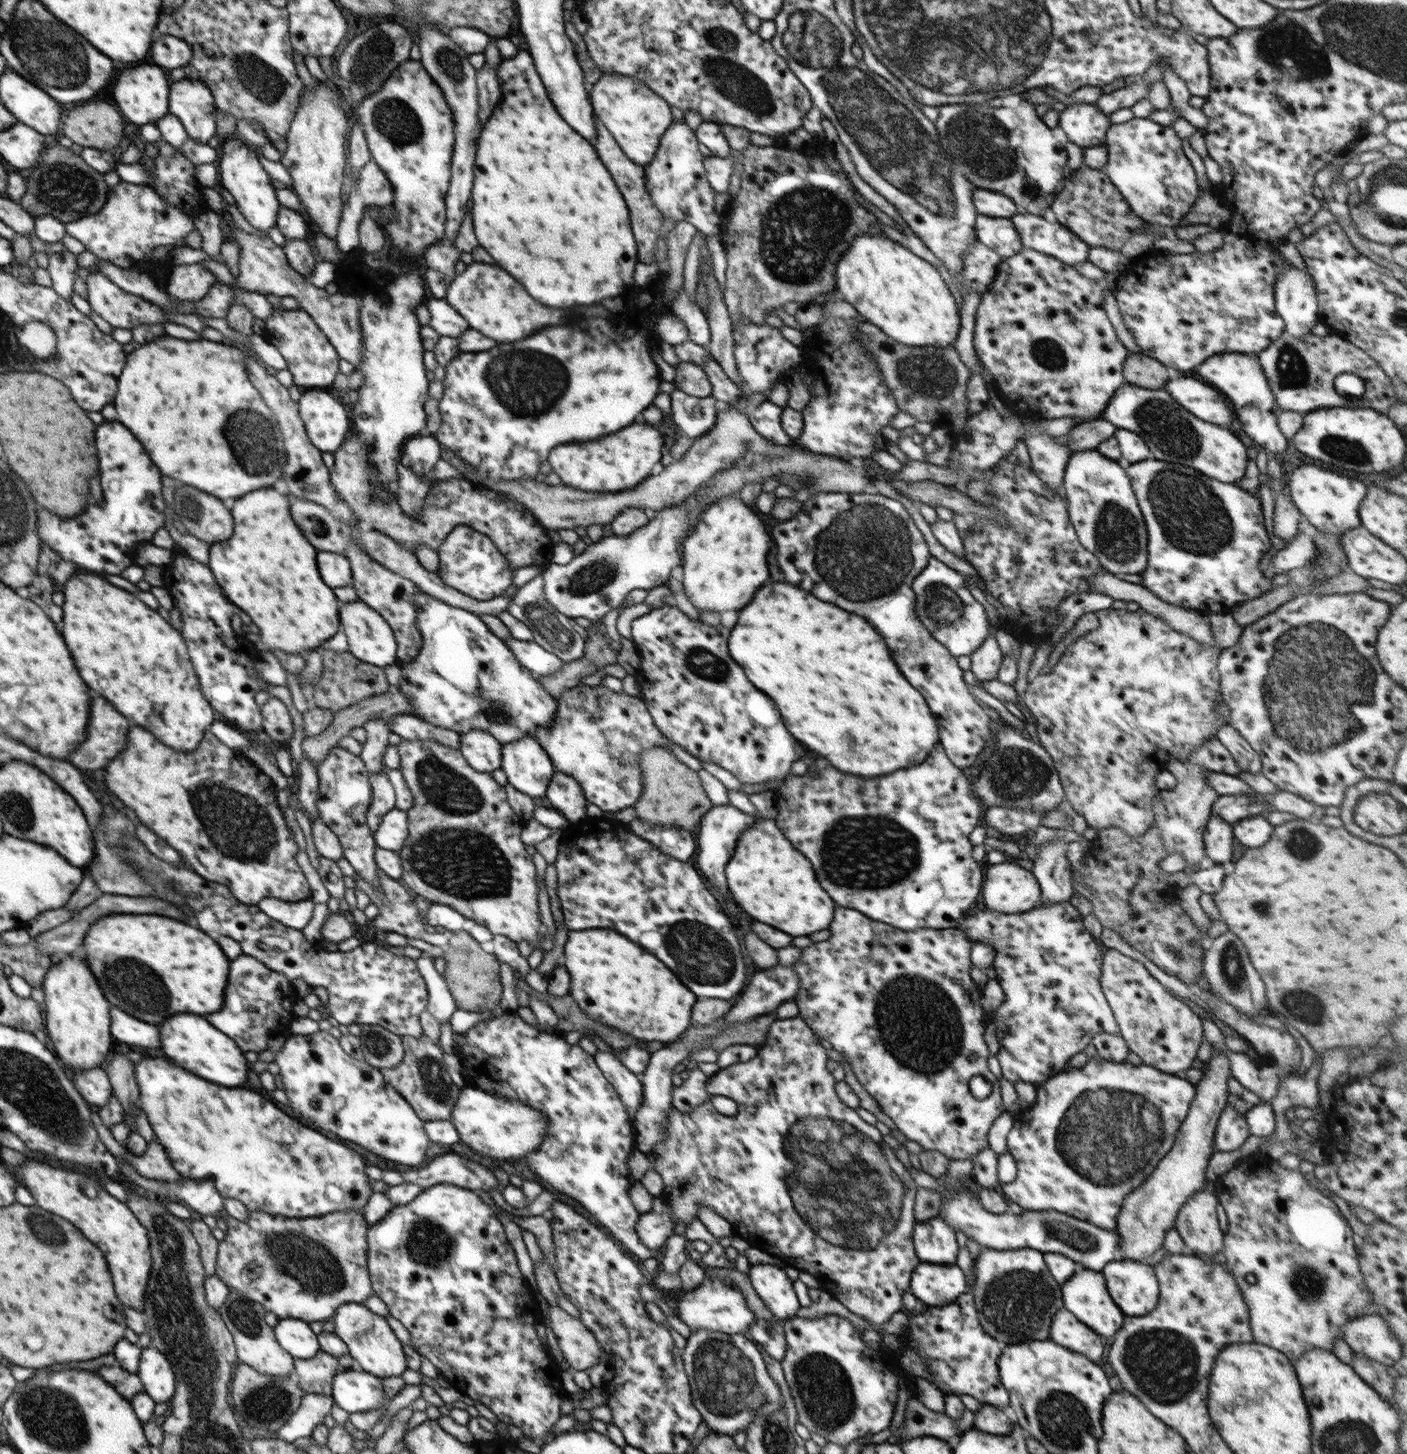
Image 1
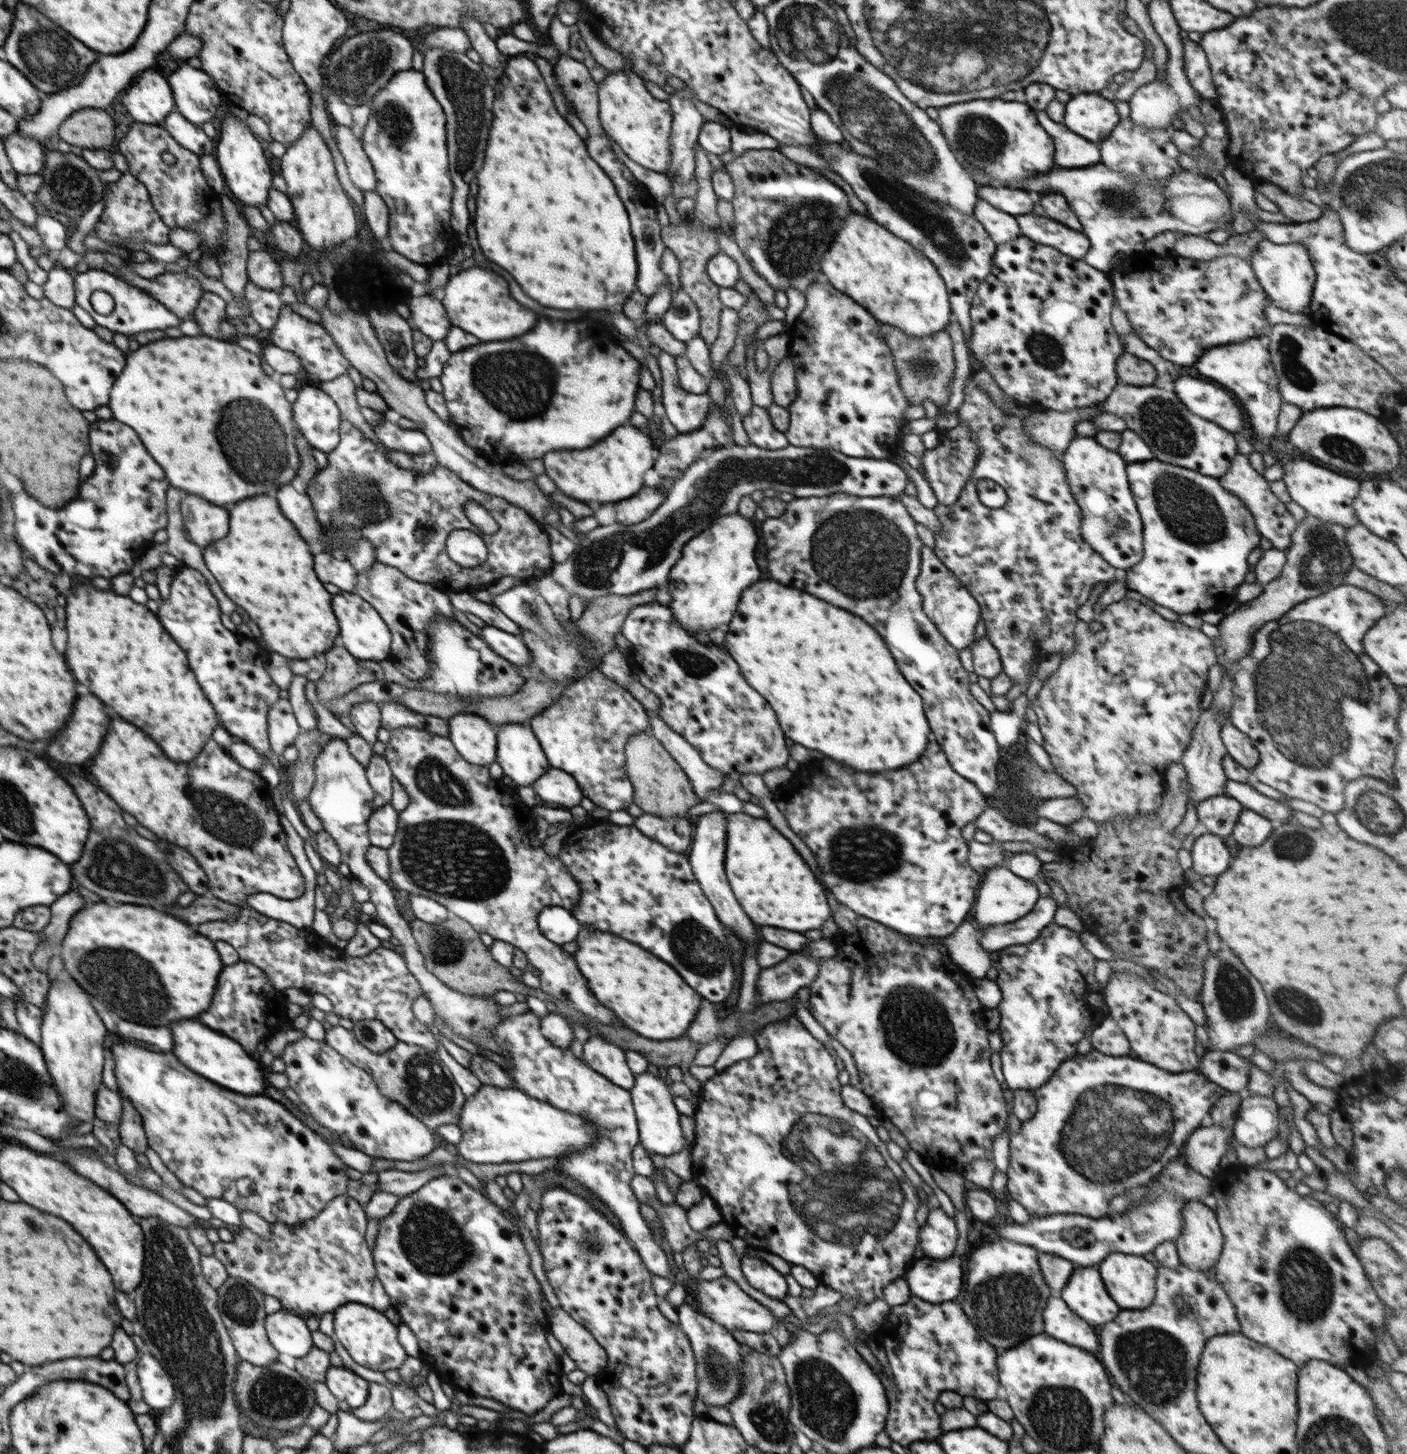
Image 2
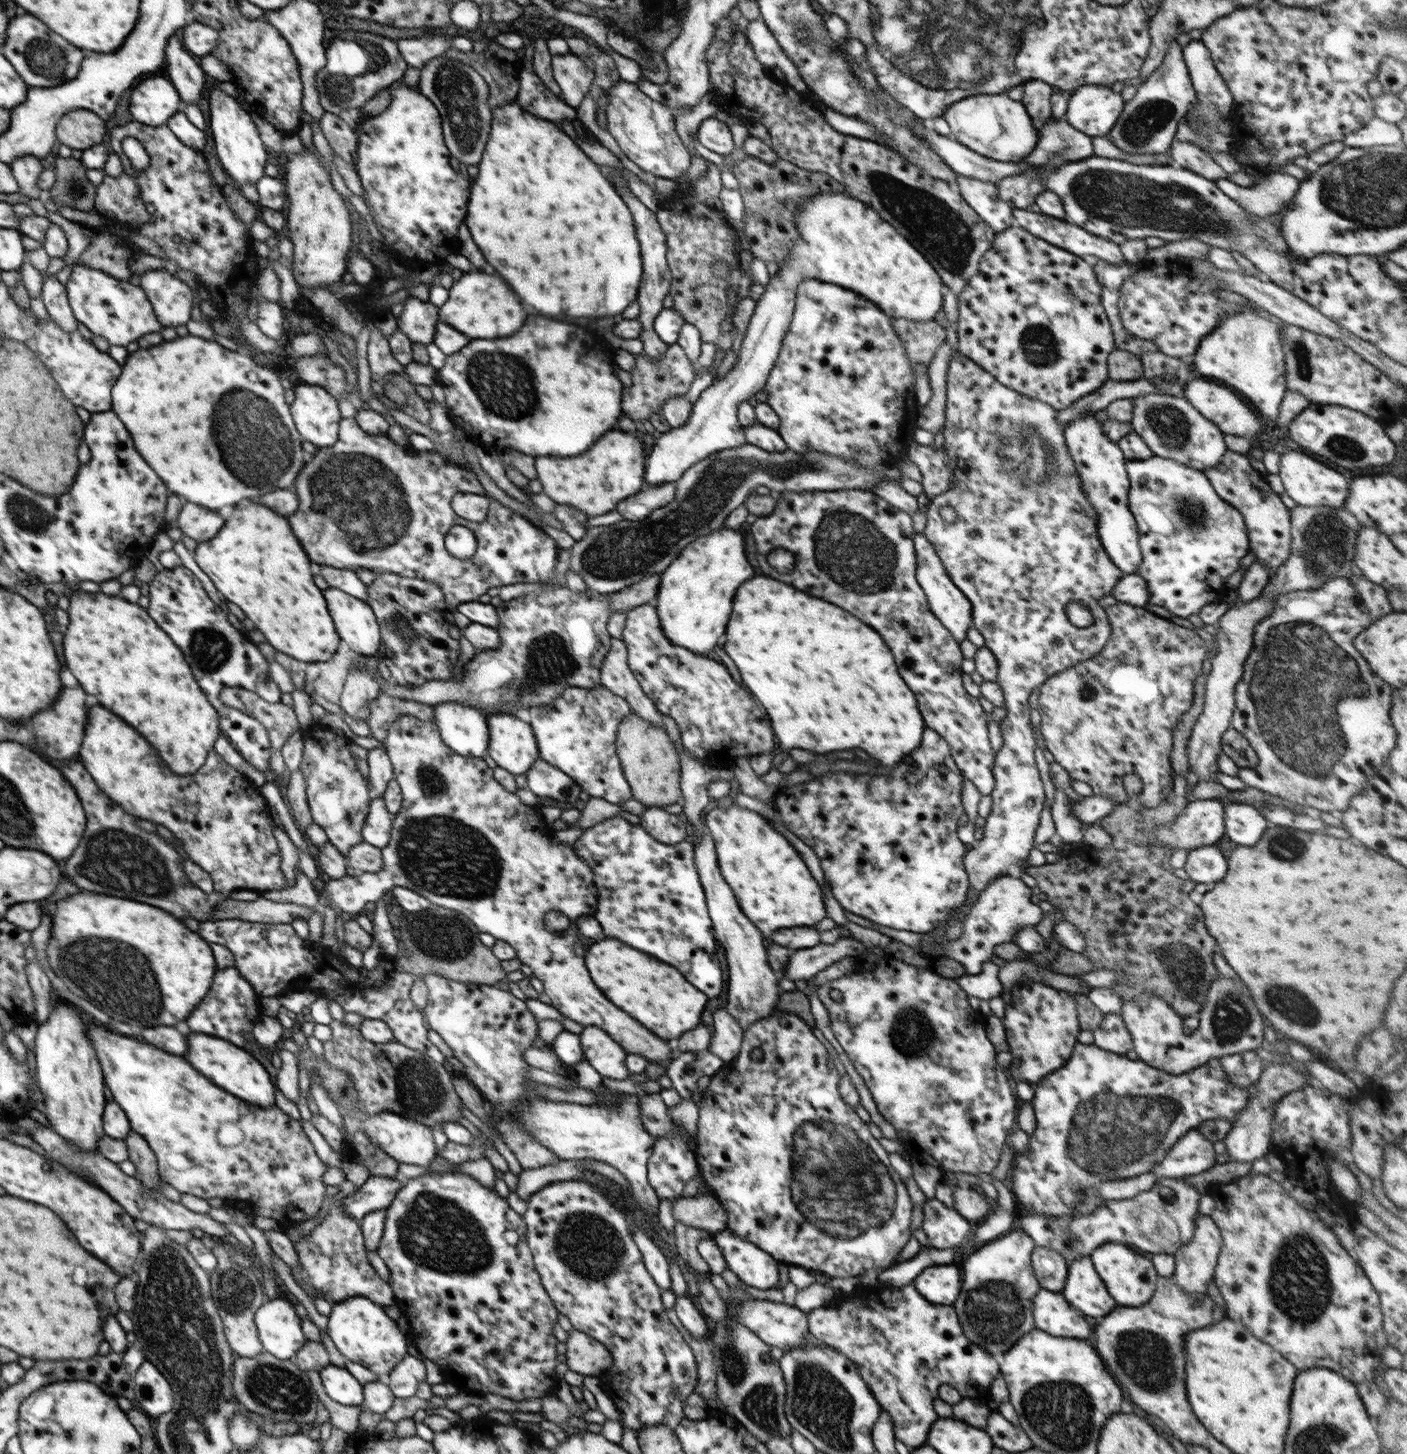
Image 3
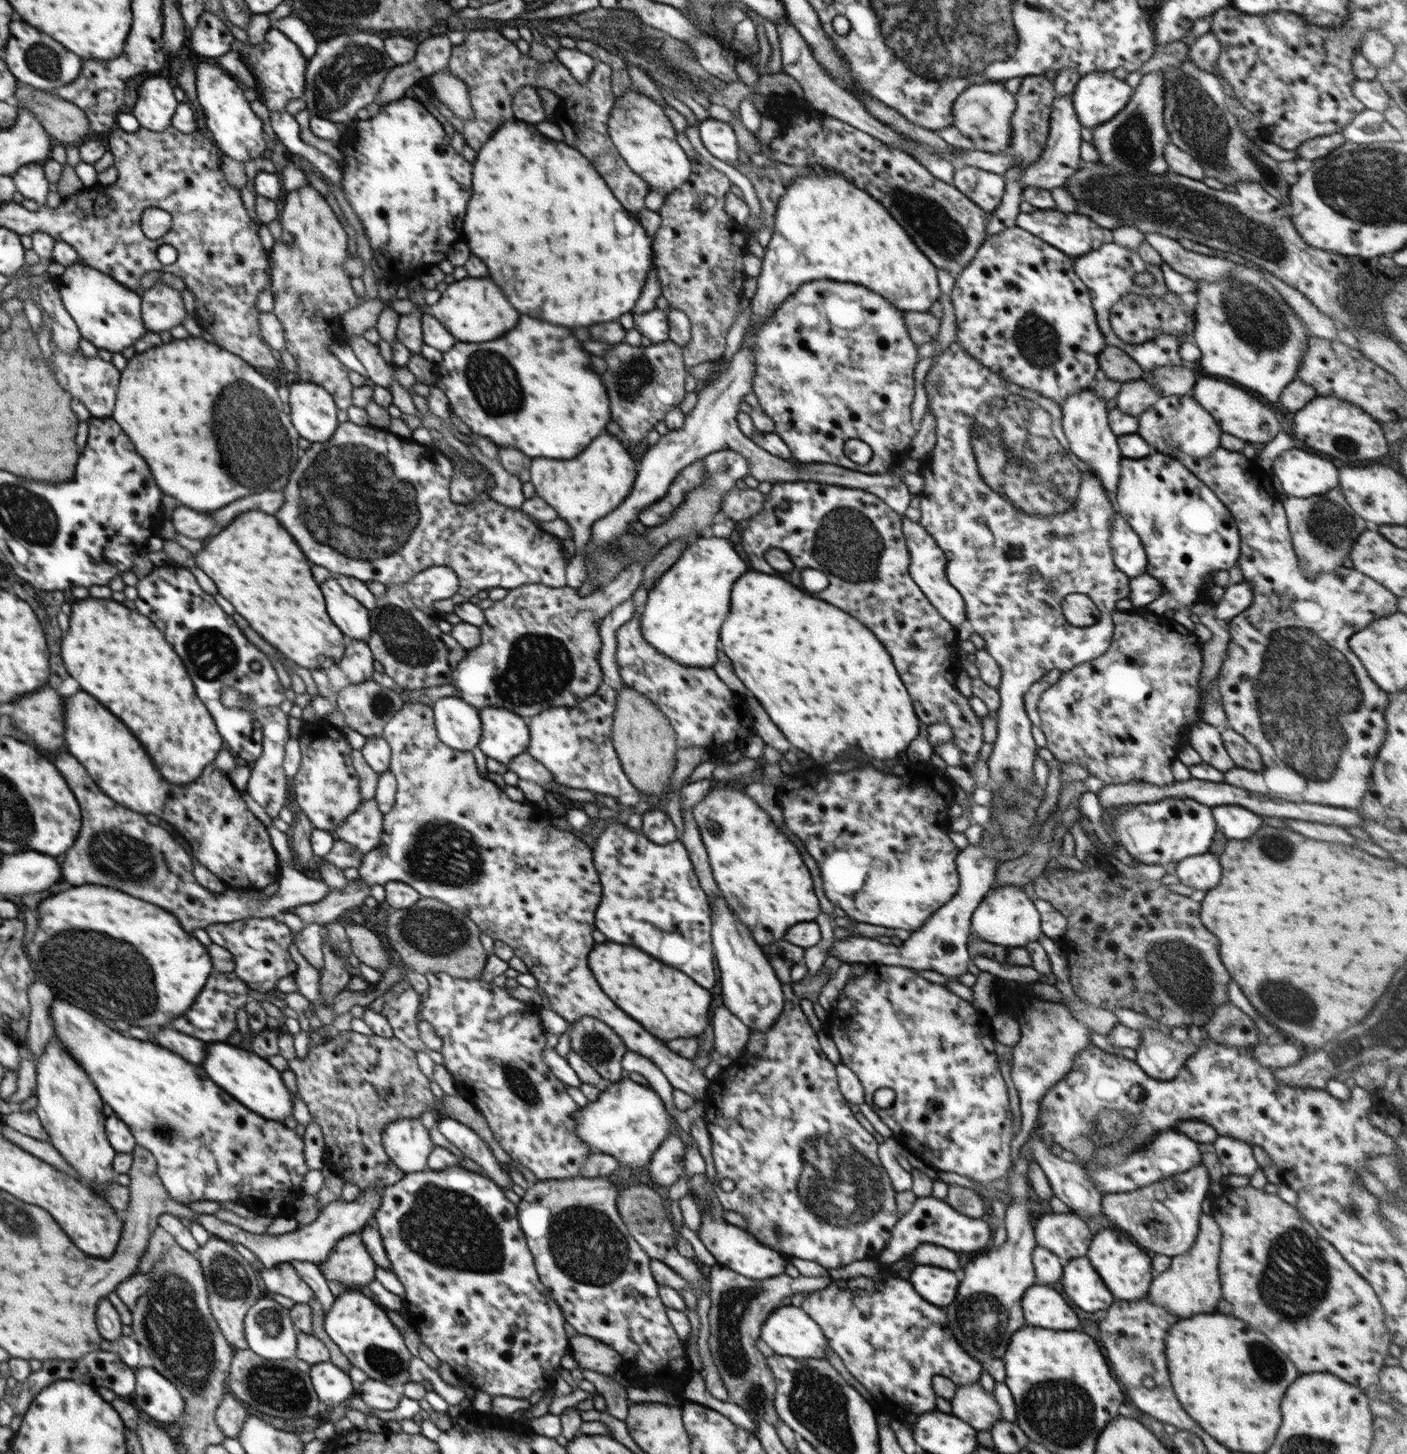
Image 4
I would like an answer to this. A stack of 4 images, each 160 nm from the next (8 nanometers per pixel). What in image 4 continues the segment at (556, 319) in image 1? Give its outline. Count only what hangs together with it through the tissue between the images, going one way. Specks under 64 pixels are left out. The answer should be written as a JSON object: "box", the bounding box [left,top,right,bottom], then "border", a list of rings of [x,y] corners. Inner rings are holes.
{"box":[422,278,520,342],"border":[[[464,278],[450,284],[450,288],[442,292],[442,300],[436,306],[426,305],[422,310],[440,320],[459,342],[486,342],[500,338],[512,330],[520,318],[518,310],[512,308],[502,290],[490,278]]]}

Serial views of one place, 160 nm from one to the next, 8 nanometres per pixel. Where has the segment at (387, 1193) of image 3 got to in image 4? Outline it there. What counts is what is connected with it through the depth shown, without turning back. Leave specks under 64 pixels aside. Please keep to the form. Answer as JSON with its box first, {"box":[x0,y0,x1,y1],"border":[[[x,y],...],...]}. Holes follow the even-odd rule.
{"box":[196,1188,383,1268],"border":[[[366,1188],[352,1202],[334,1201],[327,1204],[318,1215],[318,1219],[311,1224],[301,1226],[295,1232],[282,1235],[268,1235],[268,1233],[254,1234],[234,1224],[223,1222],[212,1214],[199,1214],[196,1223],[204,1227],[213,1237],[227,1241],[230,1244],[238,1243],[245,1246],[245,1249],[251,1251],[263,1262],[265,1268],[272,1268],[278,1263],[288,1263],[291,1260],[300,1262],[313,1262],[319,1265],[327,1261],[328,1255],[332,1252],[333,1246],[345,1236],[352,1233],[358,1233],[365,1228],[368,1221],[373,1219],[376,1211],[381,1207],[383,1194],[380,1194],[376,1188]]]}

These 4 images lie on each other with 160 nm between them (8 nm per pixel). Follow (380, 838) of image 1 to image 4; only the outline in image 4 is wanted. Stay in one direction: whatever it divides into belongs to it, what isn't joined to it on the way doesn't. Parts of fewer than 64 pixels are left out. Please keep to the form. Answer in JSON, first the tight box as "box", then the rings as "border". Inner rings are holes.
{"box":[334,798,383,854],"border":[[[374,798],[363,801],[360,807],[335,830],[334,838],[349,842],[354,848],[366,854],[380,844],[383,816]]]}

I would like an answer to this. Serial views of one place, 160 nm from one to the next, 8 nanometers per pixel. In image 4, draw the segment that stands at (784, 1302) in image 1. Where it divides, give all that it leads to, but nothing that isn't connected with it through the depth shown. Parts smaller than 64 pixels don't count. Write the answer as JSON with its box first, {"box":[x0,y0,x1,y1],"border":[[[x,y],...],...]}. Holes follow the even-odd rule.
{"box":[698,1190,788,1281],"border":[[[714,1190],[710,1191],[708,1196],[711,1196],[711,1204],[706,1206],[704,1213],[700,1214],[702,1224],[698,1237],[717,1260],[717,1263],[722,1267],[729,1267],[730,1270],[741,1274],[745,1278],[752,1279],[752,1281],[770,1279],[784,1273],[788,1263],[785,1257],[764,1246],[747,1230],[729,1224],[723,1218],[724,1208],[719,1203]]]}

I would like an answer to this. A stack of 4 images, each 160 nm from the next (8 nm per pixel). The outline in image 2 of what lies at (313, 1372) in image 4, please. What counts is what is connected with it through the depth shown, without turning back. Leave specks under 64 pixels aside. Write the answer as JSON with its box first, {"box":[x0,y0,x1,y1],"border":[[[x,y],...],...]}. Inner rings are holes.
{"box":[325,1366,369,1408],"border":[[[331,1366],[327,1370],[325,1383],[338,1400],[352,1408],[362,1406],[367,1401],[369,1382],[344,1366]]]}

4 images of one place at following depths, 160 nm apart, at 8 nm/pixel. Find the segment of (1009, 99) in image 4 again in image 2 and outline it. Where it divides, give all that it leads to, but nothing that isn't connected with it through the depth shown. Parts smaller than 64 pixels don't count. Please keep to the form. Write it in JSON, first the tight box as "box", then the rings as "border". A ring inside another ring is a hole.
{"box":[937,100,1055,187],"border":[[[974,100],[943,106],[937,111],[937,123],[949,149],[957,159],[989,174],[992,187],[1017,187],[1018,182],[1027,182],[1027,178],[1055,168],[1055,144],[1038,123],[1036,111],[1026,102]]]}

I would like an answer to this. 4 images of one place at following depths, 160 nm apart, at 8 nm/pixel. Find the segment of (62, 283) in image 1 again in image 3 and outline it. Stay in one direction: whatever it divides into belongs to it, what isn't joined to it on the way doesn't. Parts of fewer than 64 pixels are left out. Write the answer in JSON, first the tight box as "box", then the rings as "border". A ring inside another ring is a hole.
{"box":[41,276,77,332],"border":[[[55,276],[43,281],[41,298],[48,314],[62,330],[68,332],[77,330],[77,320],[72,312],[66,287]]]}

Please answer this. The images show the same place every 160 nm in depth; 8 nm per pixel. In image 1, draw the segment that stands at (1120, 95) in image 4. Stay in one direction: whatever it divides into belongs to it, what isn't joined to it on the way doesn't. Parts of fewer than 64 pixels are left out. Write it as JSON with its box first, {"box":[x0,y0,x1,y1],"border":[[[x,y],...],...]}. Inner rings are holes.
{"box":[1059,103,1112,147],"border":[[[1094,103],[1068,104],[1059,114],[1059,126],[1064,130],[1068,140],[1080,147],[1104,145],[1107,130],[1112,126],[1109,115],[1104,114]]]}

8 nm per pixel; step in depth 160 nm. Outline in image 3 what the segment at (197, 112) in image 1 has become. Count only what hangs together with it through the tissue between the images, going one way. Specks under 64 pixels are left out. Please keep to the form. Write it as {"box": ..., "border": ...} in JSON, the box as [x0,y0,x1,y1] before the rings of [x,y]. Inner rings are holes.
{"box":[166,33,207,104],"border":[[[180,33],[170,38],[166,48],[168,56],[168,78],[175,83],[176,90],[183,102],[198,104],[202,93],[207,89],[206,73],[202,70],[194,56],[185,49]]]}

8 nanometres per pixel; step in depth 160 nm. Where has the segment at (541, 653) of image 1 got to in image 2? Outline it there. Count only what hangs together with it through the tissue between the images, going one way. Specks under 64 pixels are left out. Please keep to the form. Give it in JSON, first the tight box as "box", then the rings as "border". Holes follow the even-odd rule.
{"box":[478,625,531,667],"border":[[[487,625],[478,633],[490,649],[516,667],[526,667],[531,662],[531,652],[520,636]]]}

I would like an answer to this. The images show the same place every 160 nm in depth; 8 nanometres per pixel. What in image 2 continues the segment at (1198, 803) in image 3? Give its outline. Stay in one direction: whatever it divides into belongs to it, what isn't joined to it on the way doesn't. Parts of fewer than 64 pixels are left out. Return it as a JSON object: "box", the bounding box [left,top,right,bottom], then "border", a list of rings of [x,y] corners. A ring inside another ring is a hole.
{"box":[1196,794,1243,838],"border":[[[1226,794],[1206,798],[1196,807],[1198,820],[1206,826],[1208,833],[1223,838],[1233,834],[1238,815],[1243,810],[1238,800]]]}

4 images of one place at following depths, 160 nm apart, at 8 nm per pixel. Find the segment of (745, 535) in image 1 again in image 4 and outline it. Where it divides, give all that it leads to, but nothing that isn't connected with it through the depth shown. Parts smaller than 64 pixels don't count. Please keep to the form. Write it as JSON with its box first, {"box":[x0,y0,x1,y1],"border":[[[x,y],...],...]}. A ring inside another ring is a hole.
{"box":[641,536,746,668],"border":[[[702,536],[688,545],[680,558],[655,582],[648,591],[647,602],[641,611],[641,633],[656,650],[682,666],[692,668],[713,668],[718,656],[718,636],[722,622],[730,610],[730,590],[734,582],[746,572],[746,562],[742,560],[728,538]]]}

